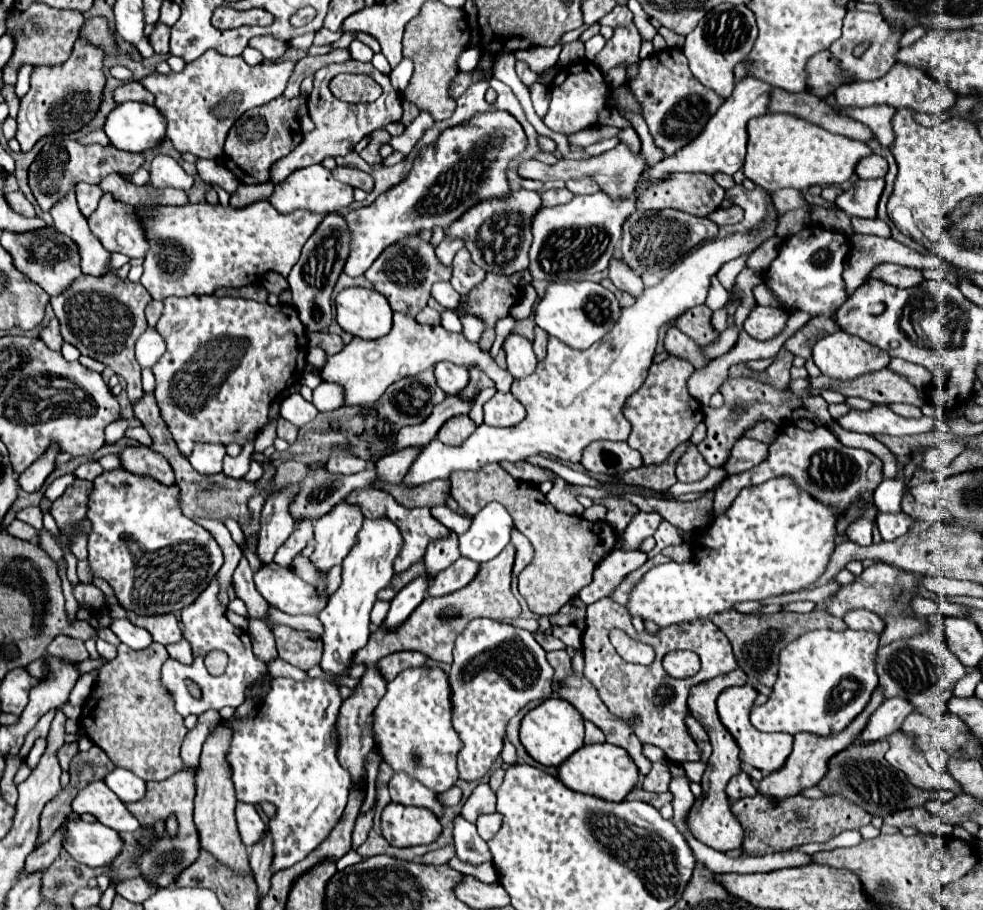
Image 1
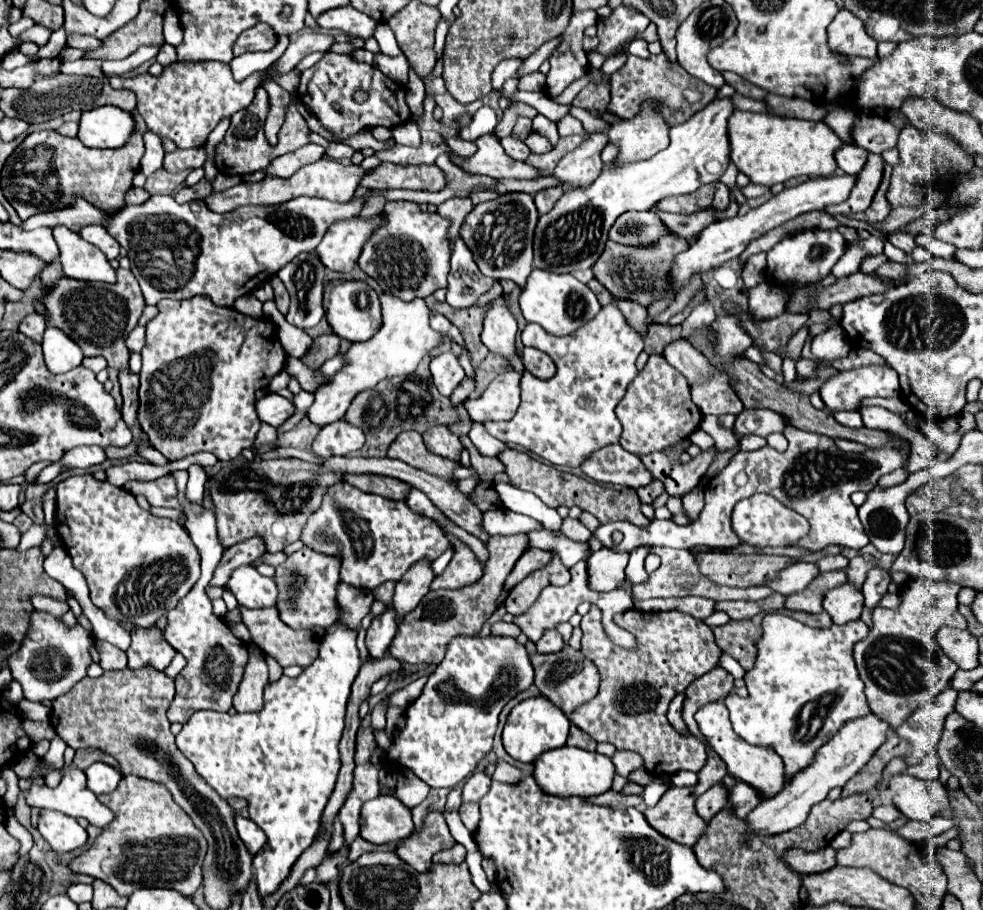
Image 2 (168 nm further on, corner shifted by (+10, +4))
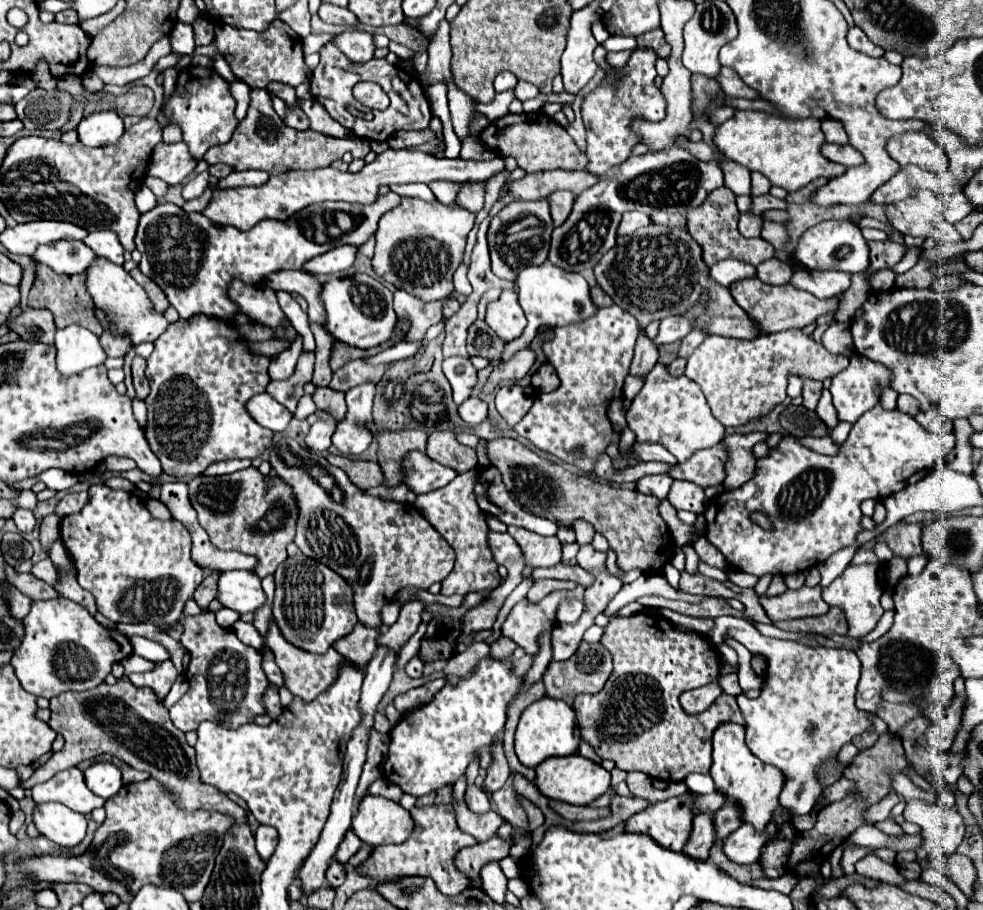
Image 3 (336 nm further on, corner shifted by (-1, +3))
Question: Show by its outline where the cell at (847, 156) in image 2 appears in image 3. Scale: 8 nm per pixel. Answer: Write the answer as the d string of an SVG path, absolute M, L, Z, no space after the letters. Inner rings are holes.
M823 144L821 146L821 154L825 154L827 160L831 162L837 162L837 164L843 164L843 166L859 166L863 164L863 156L849 144L845 146L839 146L839 144Z

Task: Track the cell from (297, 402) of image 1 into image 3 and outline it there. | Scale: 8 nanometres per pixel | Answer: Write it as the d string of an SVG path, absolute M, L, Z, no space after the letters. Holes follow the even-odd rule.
M267 392L253 396L247 404L247 412L251 414L251 418L255 418L255 422L259 422L259 426L269 428L273 432L281 432L287 428L291 414L285 406L281 406L275 398L271 398Z

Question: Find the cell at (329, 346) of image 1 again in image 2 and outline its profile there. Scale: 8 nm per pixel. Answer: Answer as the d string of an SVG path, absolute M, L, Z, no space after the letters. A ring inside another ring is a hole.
M320 335L314 339L308 353L302 357L302 363L310 369L318 369L326 359L330 359L338 353L338 347L340 347L338 335Z

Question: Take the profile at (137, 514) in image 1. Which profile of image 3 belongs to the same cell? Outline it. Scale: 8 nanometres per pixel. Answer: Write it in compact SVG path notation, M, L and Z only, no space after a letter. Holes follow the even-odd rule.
M107 484L89 488L87 506L61 520L61 540L75 564L77 582L97 600L97 610L111 622L123 624L175 624L181 618L185 602L203 580L203 568L191 560L191 536L177 520L157 520L149 514L143 500L131 492L111 490Z

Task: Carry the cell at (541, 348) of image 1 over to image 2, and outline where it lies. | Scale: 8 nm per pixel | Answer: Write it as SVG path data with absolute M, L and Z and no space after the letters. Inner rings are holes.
M524 347L522 361L524 361L524 369L528 369L536 377L552 377L556 373L554 361L546 353L540 353L538 349Z

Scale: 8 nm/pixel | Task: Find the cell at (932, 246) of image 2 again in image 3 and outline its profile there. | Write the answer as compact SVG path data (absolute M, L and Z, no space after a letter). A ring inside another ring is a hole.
M917 190L915 196L901 200L901 204L887 204L885 216L905 236L933 236L937 242L961 242L959 232L943 218L927 190Z

